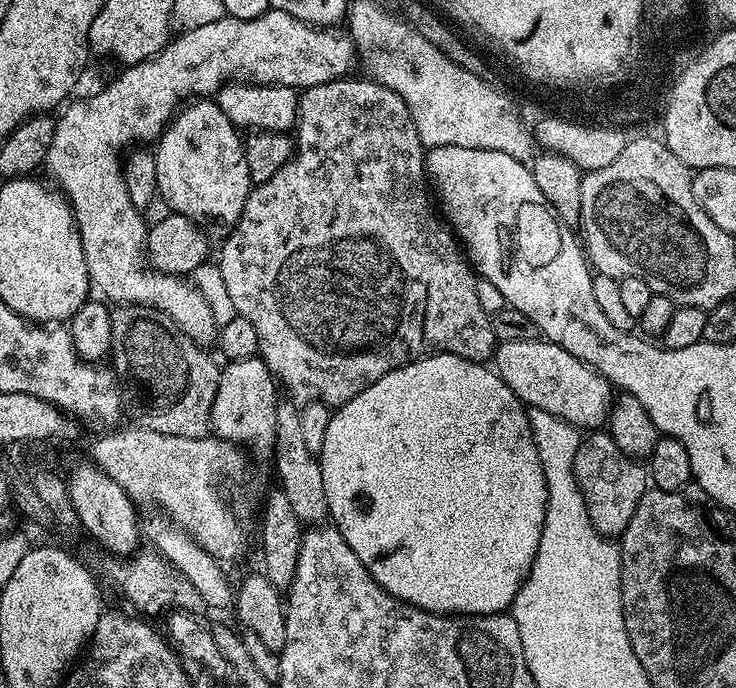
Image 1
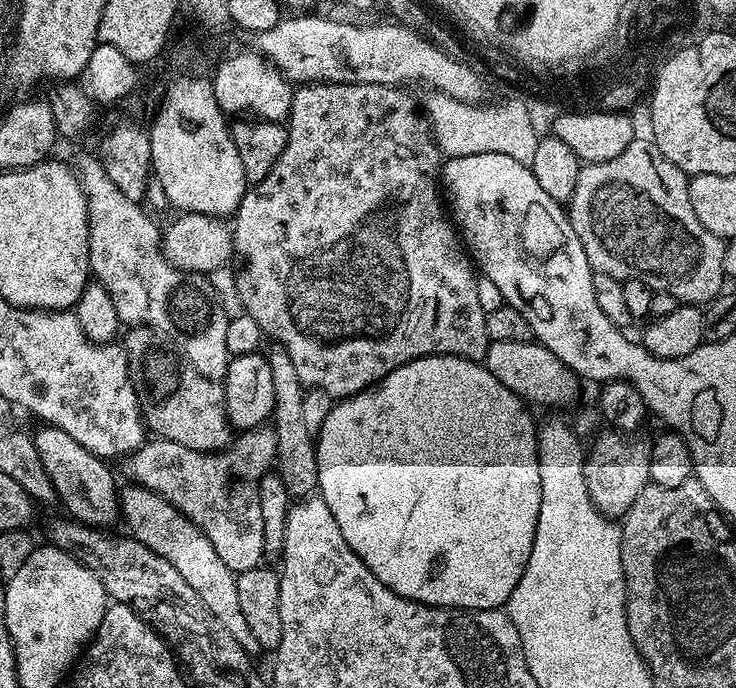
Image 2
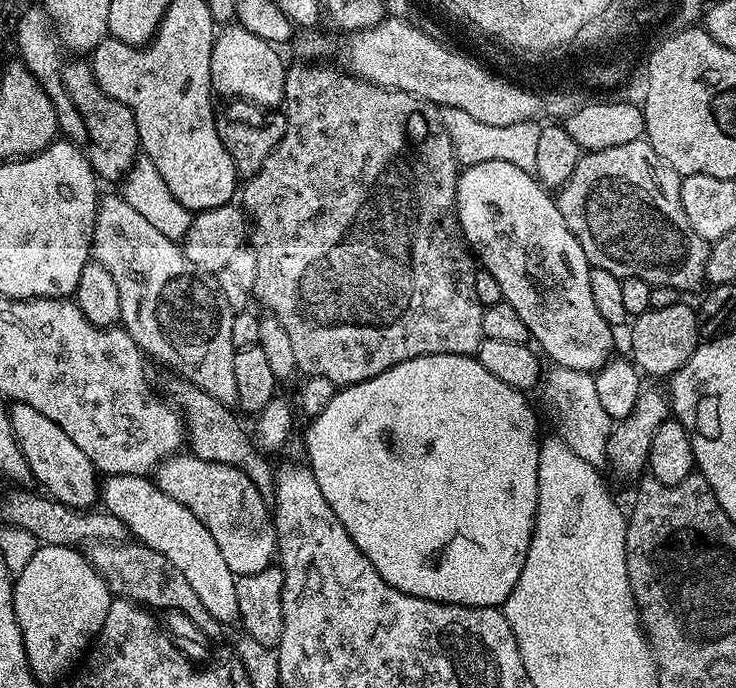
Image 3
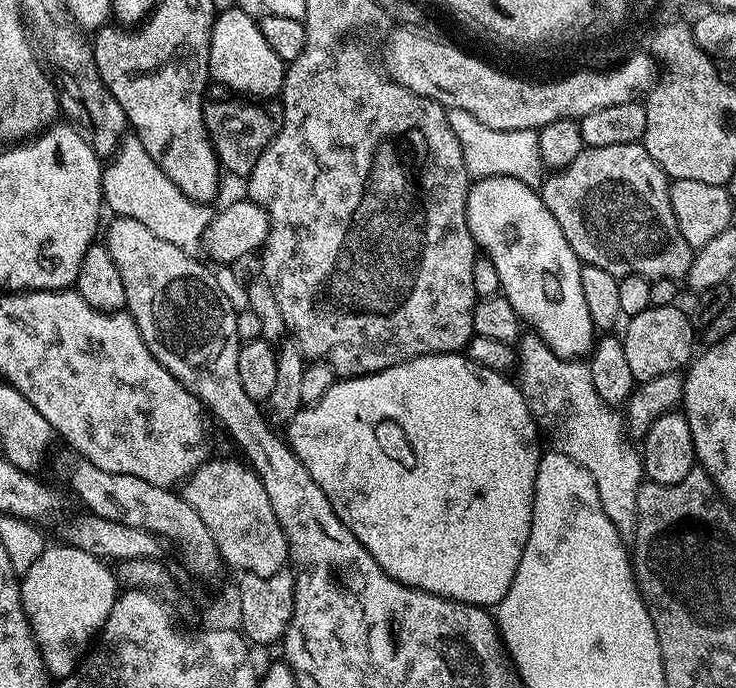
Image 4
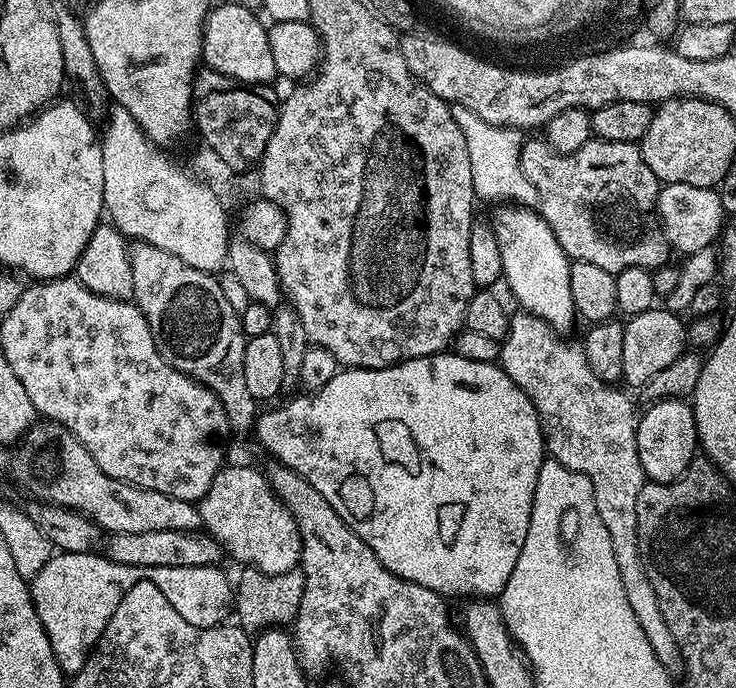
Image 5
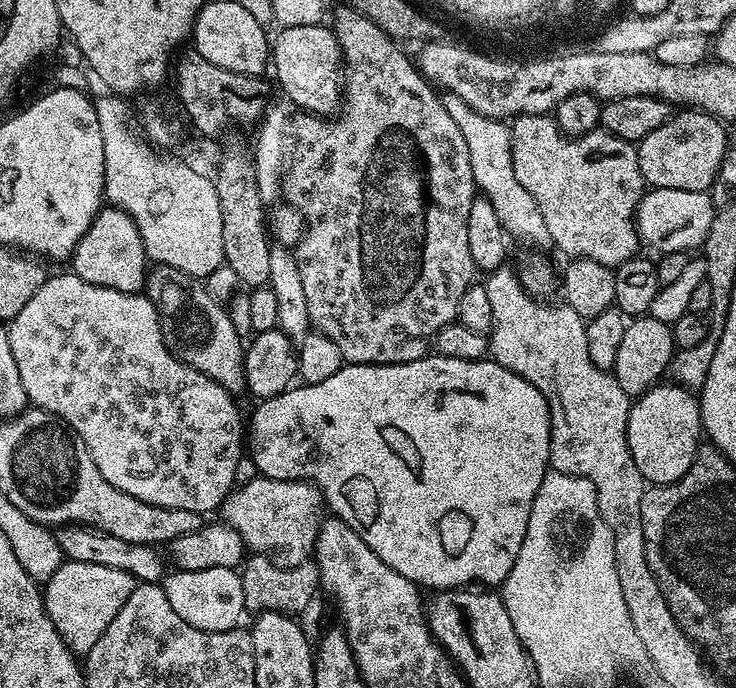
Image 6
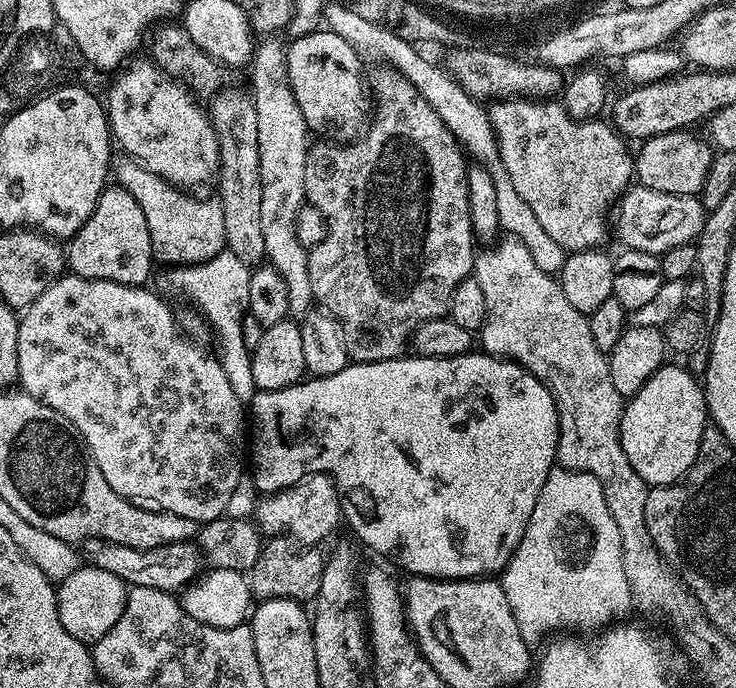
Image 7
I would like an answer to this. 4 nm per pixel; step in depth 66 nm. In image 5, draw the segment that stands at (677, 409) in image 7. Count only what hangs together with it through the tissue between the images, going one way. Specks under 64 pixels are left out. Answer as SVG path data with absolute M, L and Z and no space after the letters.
M683 399L657 400L647 405L648 409L639 413L636 421L636 445L638 446L638 462L642 462L645 477L653 484L669 484L677 480L690 466L692 457L697 455L696 423L691 403Z

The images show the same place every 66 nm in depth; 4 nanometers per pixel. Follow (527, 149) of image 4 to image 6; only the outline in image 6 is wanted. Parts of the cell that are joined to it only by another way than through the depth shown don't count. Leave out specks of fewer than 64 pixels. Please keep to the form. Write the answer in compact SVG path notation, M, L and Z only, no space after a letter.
M444 92L442 96L450 118L458 122L458 130L462 130L462 138L466 138L466 150L470 150L470 170L474 174L477 189L494 206L498 214L498 222L508 231L509 237L520 240L533 240L536 244L552 244L550 234L546 230L546 222L542 222L542 210L538 210L538 202L530 198L530 190L518 182L514 175L512 147L510 146L511 127L505 121L495 120L489 116L478 114L458 94Z

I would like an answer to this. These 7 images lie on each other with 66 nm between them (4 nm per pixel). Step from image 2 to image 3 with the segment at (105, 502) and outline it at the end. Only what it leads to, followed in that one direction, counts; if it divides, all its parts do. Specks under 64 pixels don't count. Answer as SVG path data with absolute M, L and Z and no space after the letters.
M13 403L8 417L12 423L12 432L30 466L35 483L37 485L40 483L39 487L47 495L66 506L91 509L97 503L101 481L90 458L82 454L82 449L75 444L74 438L70 438L66 430L62 430L62 426L50 422L46 414L38 414L34 406Z

